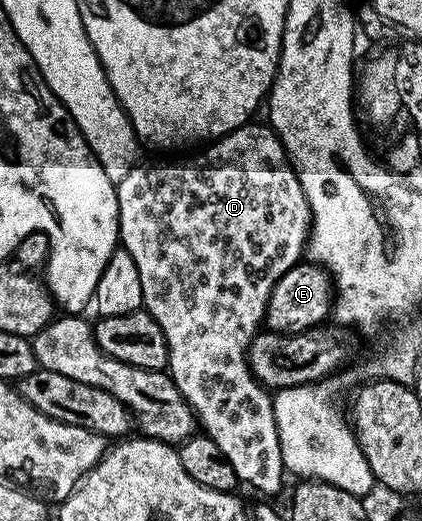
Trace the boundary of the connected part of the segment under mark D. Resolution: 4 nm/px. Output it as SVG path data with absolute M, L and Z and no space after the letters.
M269 124L241 125L236 131L219 137L217 141L207 144L195 157L186 157L183 161L158 161L155 165L135 164L124 179L117 182L118 190L118 235L121 248L132 255L136 262L136 271L140 271L140 291L145 311L160 325L168 346L168 372L180 395L194 408L194 415L201 432L224 451L228 463L232 463L232 471L236 471L239 482L243 486L251 485L262 493L278 493L282 489L282 456L280 455L280 439L276 431L276 415L274 414L274 398L266 386L254 378L250 365L246 361L246 353L250 350L252 339L263 328L266 308L270 302L272 289L286 271L299 264L306 253L306 238L310 235L310 208L304 195L304 187L300 187L300 179L290 165L286 156L286 148L282 140Z

